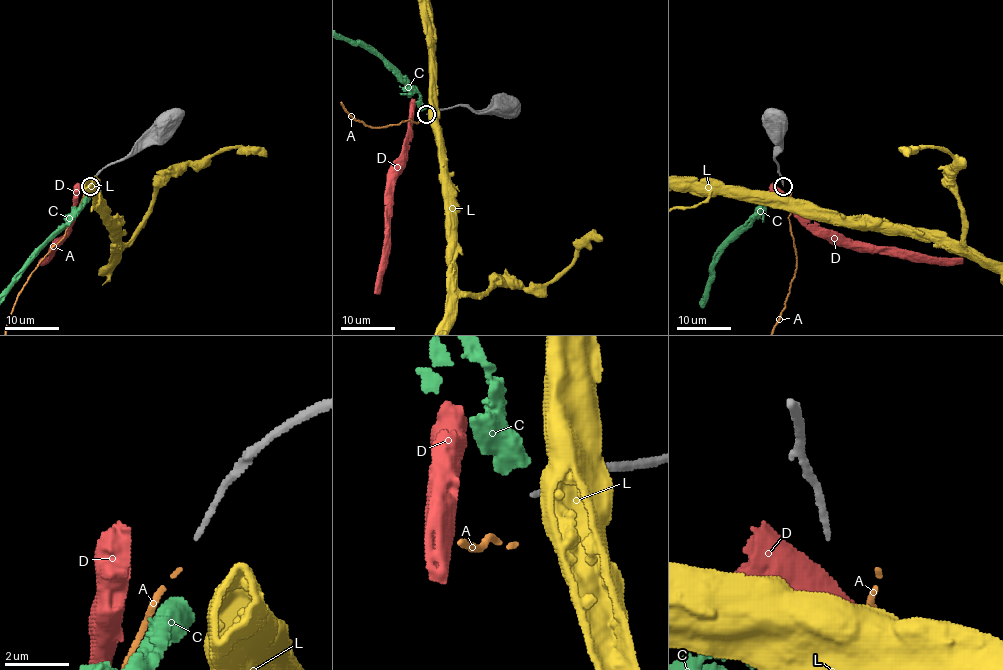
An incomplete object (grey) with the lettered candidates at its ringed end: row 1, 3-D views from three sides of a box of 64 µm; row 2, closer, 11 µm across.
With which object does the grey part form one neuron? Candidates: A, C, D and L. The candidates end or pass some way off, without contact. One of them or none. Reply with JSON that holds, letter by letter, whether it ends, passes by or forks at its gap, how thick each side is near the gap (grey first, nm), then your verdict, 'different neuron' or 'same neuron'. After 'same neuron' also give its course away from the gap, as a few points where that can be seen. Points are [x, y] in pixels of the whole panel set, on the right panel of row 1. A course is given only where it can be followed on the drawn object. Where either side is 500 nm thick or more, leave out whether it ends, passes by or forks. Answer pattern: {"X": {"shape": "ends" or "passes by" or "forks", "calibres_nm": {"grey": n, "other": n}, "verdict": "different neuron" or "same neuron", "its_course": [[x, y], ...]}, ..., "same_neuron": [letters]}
{"A": {"shape": "ends", "calibres_nm": {"grey": 150, "other": 90}, "verdict": "different neuron"}, "C": {"calibres_nm": {"grey": 150, "other": 700}, "verdict": "different neuron"}, "D": {"calibres_nm": {"grey": 150, "other": 900}, "verdict": "different neuron"}, "L": {"calibres_nm": {"grey": 150, "other": 800}, "verdict": "different neuron"}, "same_neuron": []}

